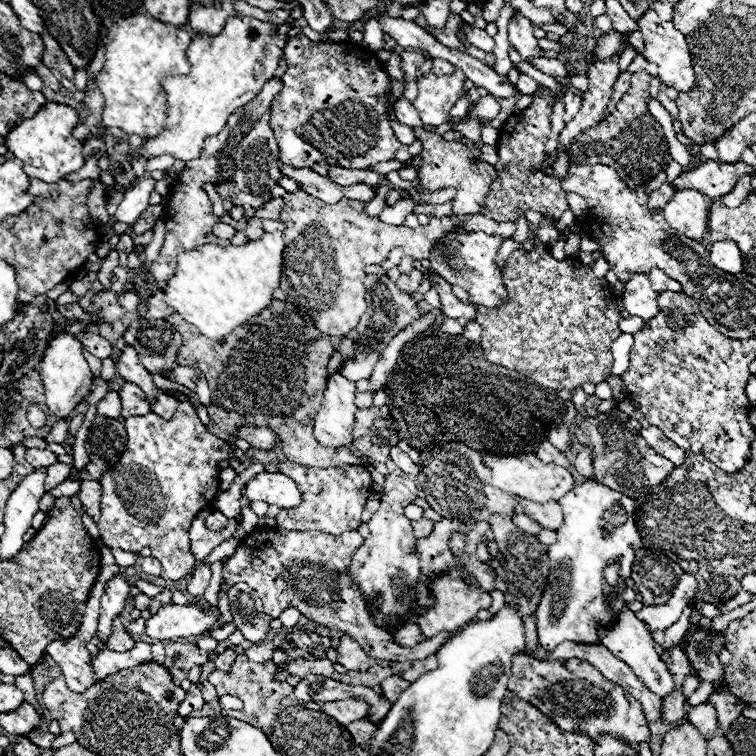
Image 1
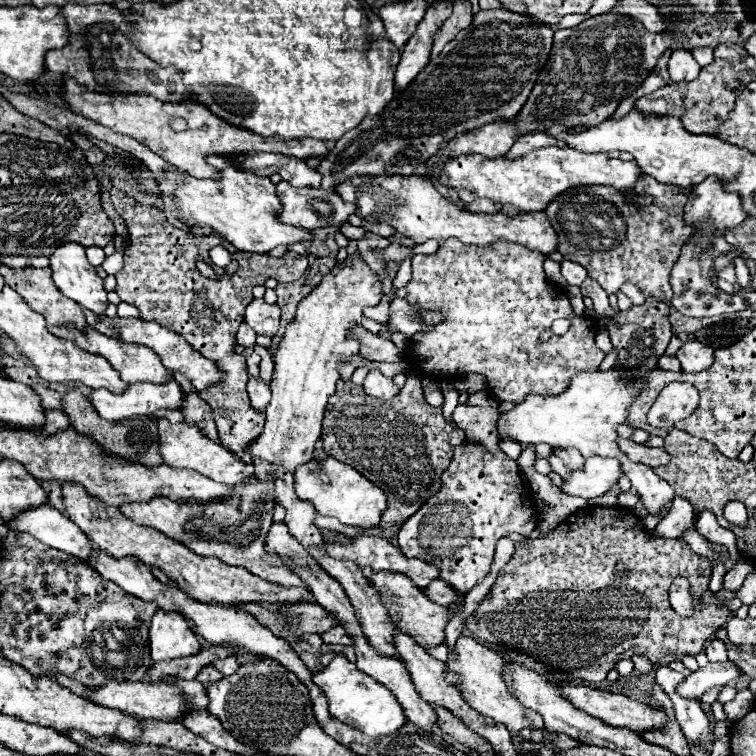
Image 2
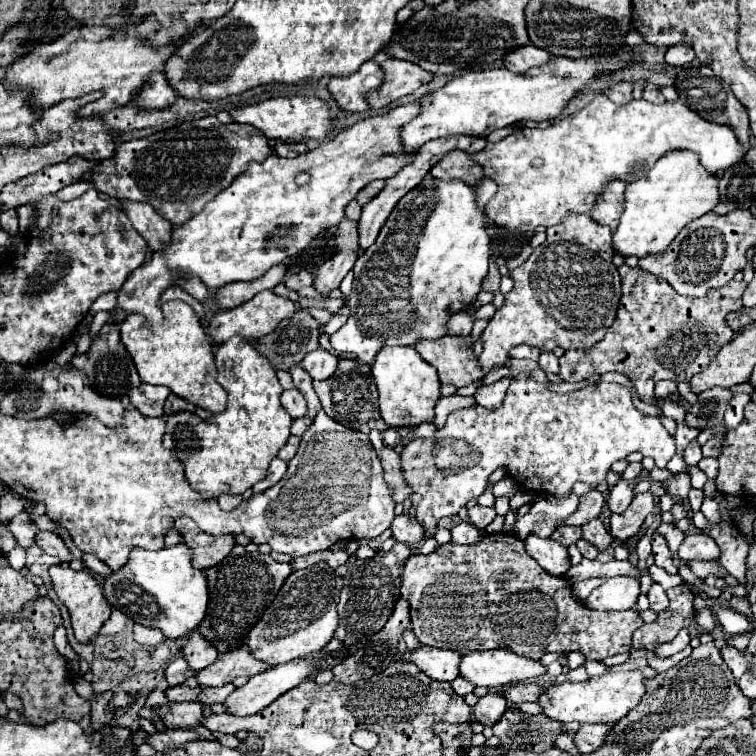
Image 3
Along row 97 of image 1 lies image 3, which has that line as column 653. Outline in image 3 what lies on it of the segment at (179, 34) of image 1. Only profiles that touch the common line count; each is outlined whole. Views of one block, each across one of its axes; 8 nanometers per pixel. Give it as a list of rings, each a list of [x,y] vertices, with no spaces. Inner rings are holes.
[[[596,92],[594,98],[582,110],[566,118],[552,120],[552,124],[546,130],[520,128],[500,142],[488,142],[484,150],[472,154],[472,160],[478,162],[484,168],[484,174],[498,184],[496,196],[488,202],[486,210],[488,218],[494,224],[504,226],[508,230],[528,232],[528,228],[536,230],[536,228],[556,226],[574,212],[588,212],[610,180],[616,178],[624,182],[636,180],[644,170],[650,170],[660,156],[672,150],[696,152],[700,164],[710,174],[718,174],[734,164],[740,164],[748,152],[748,148],[744,148],[738,142],[732,126],[706,122],[688,106],[684,106],[680,100],[652,104],[640,98],[640,100],[630,100],[624,106],[618,106],[612,100],[608,100],[606,94]]]

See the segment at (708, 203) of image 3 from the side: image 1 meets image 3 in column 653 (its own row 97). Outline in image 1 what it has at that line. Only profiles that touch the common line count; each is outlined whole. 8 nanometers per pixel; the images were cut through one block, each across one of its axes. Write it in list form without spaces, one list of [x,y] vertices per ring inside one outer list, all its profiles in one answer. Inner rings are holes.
[[[240,14],[228,18],[224,30],[216,36],[194,36],[188,48],[192,70],[186,76],[164,78],[162,86],[170,102],[168,120],[156,138],[146,140],[140,150],[142,156],[152,158],[158,154],[174,154],[184,162],[200,158],[204,138],[220,132],[228,116],[236,112],[236,108],[246,106],[274,76],[286,40],[288,36],[278,34],[278,24],[260,22]]]

